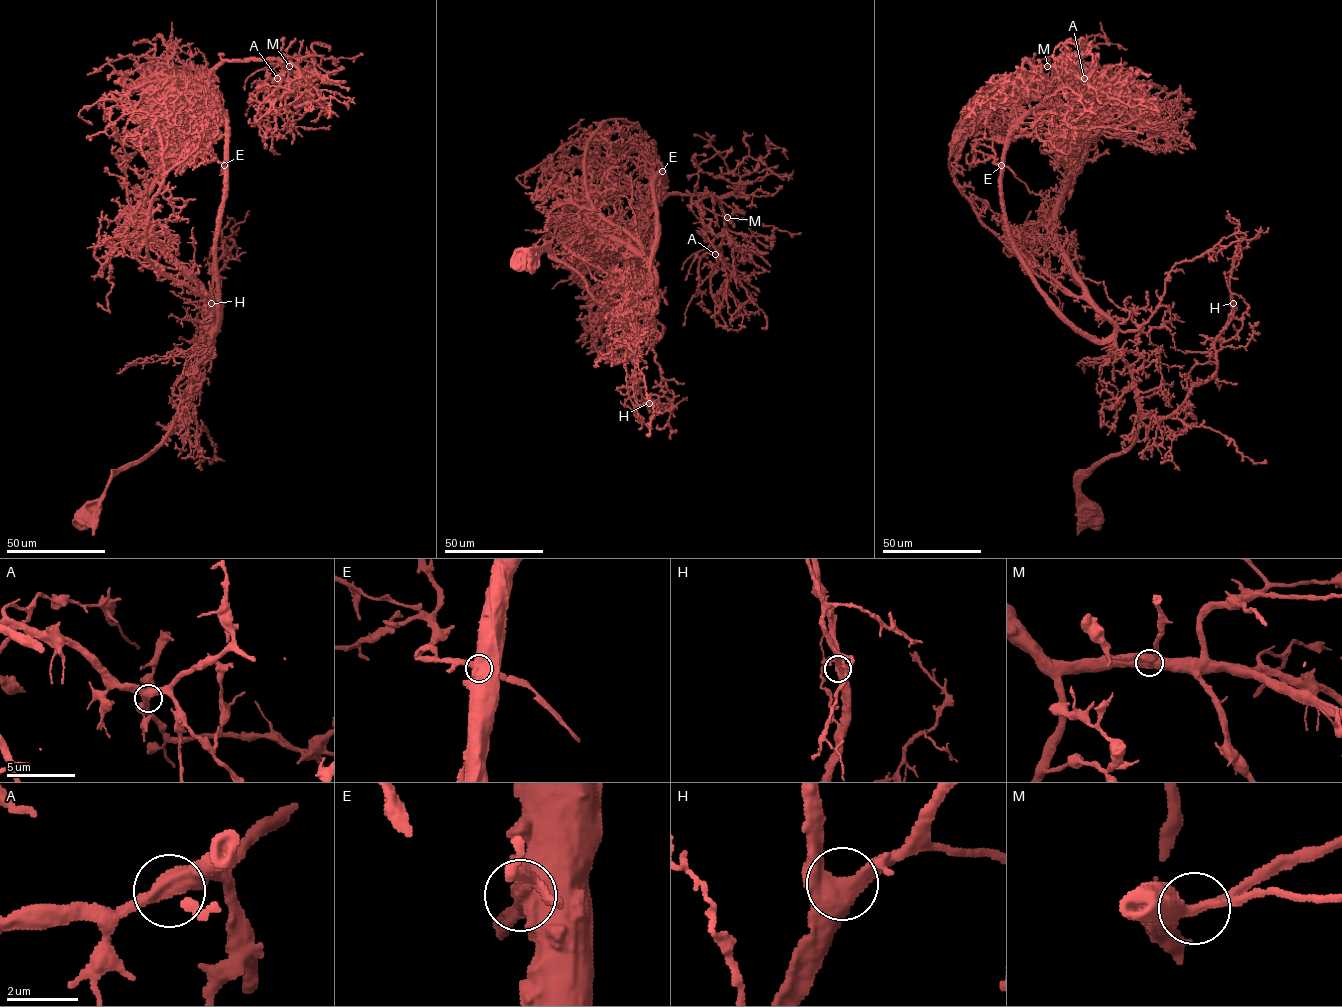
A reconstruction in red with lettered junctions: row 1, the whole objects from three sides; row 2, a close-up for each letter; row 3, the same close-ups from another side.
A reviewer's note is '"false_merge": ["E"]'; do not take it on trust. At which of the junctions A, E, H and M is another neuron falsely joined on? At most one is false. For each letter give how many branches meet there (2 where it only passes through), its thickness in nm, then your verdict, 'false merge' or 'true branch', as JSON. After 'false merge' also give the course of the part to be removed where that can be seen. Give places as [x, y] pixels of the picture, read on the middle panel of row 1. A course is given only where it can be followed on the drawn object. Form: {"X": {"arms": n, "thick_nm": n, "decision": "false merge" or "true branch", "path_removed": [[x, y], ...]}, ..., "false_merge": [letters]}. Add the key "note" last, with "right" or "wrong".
{"A": {"arms": 3, "thick_nm": 400, "decision": "true branch"}, "E": {"arms": 3, "thick_nm": 500, "decision": "false merge", "path_removed": [[662, 171], [662, 165], [653, 163], [642, 143], [607, 145], [600, 142]]}, "H": {"arms": 3, "thick_nm": 480, "decision": "true branch"}, "M": {"arms": 3, "thick_nm": 440, "decision": "true branch"}, "false_merge": ["E"], "note": "right"}

